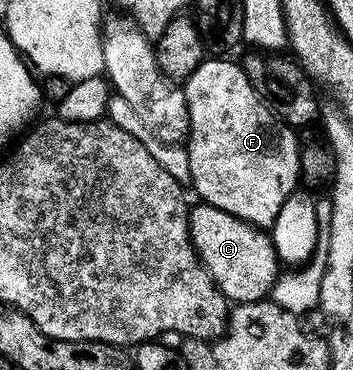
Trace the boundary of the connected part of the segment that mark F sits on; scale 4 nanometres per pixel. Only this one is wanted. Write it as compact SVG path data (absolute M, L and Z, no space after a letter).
M205 59L201 65L196 68L194 75L190 75L188 80L182 85L184 94L186 95L186 103L190 111L190 127L188 128L188 136L186 138L186 148L189 153L191 188L196 188L196 193L201 202L206 205L213 205L222 211L226 211L230 215L234 215L238 219L242 219L246 223L257 227L271 227L274 219L278 215L278 211L282 211L282 203L286 203L286 199L295 189L298 188L298 182L302 177L302 166L300 163L301 142L296 142L297 130L293 126L281 121L275 112L270 108L267 101L258 95L258 91L250 83L250 79L246 79L243 68L239 64L236 65L232 61L212 61Z

